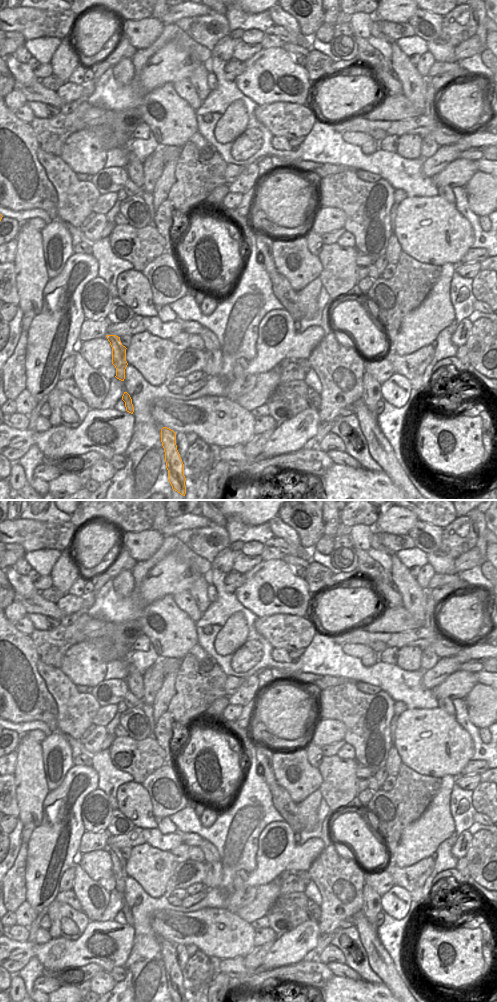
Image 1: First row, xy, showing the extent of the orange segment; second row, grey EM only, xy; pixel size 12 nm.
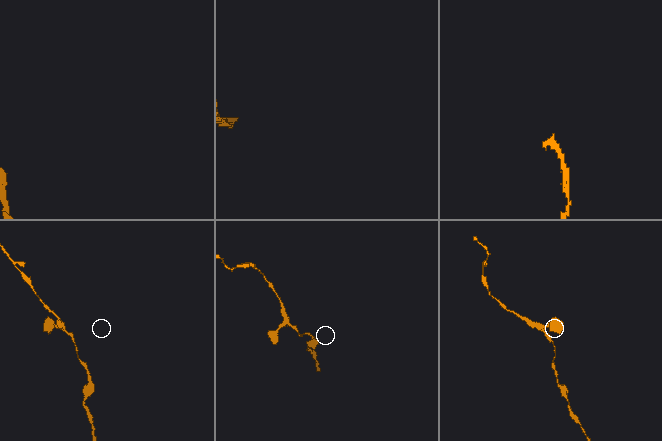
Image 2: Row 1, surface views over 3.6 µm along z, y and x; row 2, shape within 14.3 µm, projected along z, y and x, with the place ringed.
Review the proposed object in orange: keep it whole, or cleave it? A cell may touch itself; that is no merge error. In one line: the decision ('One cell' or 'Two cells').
One cell

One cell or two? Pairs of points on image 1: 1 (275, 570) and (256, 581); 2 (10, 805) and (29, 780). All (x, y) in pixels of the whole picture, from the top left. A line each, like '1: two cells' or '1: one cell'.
1: one cell
2: two cells

